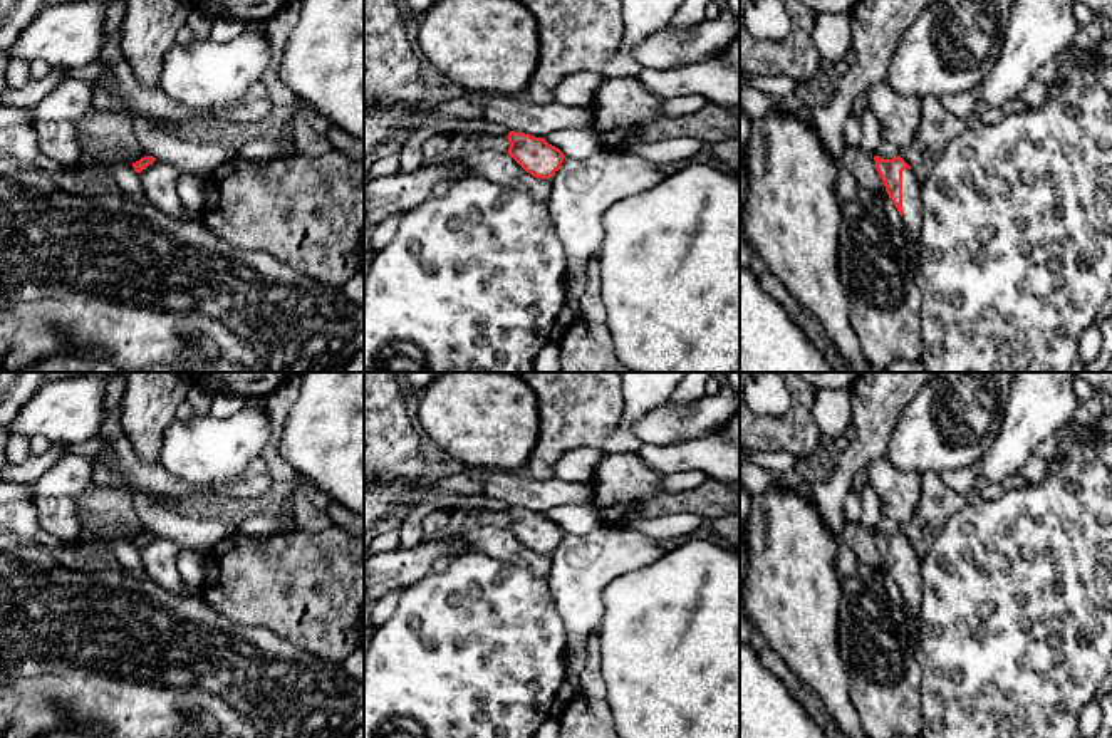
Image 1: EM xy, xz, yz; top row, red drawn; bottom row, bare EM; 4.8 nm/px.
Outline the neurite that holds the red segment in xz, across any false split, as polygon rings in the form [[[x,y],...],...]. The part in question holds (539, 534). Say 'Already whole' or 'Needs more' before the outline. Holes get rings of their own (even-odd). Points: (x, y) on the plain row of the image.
Already whole. [[[510,507],[507,513],[508,530],[532,552],[552,554],[562,543],[565,530],[543,513],[515,507]]]

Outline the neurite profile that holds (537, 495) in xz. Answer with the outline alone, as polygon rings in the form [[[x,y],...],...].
[[[465,468],[465,473],[475,471],[485,475],[483,493],[491,500],[535,513],[545,513],[560,505],[585,505],[592,496],[592,490],[585,483],[560,480],[553,475],[547,480],[532,480],[507,470]]]

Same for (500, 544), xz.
[[[486,525],[483,528],[463,532],[456,537],[443,538],[451,542],[466,542],[480,554],[525,567],[542,579],[547,579],[552,565],[552,554],[535,554],[527,548],[508,528],[495,525]]]

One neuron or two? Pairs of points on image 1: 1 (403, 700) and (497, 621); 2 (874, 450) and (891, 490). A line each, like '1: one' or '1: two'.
1: one
2: two

